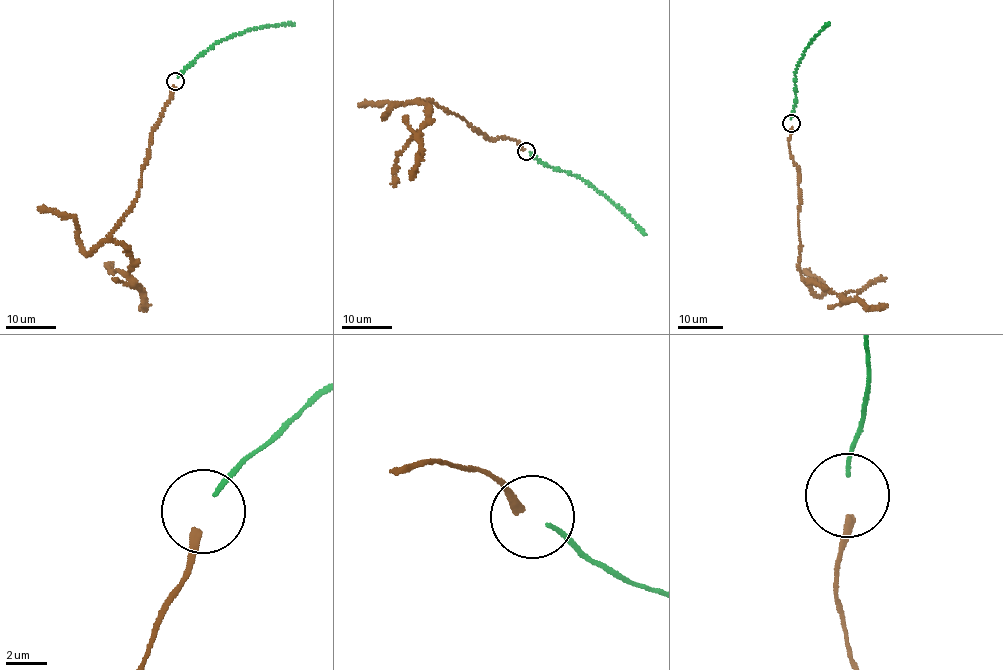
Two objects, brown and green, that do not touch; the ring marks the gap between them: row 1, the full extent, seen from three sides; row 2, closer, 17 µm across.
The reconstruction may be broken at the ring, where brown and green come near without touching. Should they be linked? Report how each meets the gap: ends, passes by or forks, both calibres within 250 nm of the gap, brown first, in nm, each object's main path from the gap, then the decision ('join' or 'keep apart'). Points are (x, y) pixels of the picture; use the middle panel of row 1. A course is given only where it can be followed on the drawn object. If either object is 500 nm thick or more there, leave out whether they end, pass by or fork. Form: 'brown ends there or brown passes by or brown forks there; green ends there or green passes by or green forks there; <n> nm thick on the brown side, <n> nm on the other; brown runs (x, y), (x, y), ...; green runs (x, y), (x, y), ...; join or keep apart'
brown ends there; green ends there; 400 nm thick on the brown side, 200 nm on the other; brown runs (523, 149), (503, 136), (487, 137), (456, 114), (420, 99), (428, 120), (418, 132), (420, 151), (411, 179); green runs (529, 153), (550, 167), (588, 182), (645, 234); join

